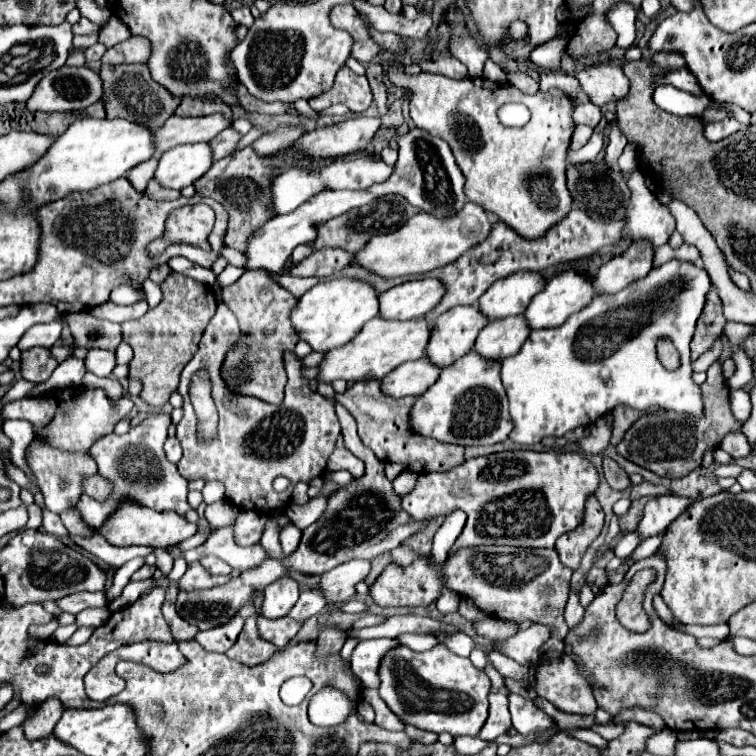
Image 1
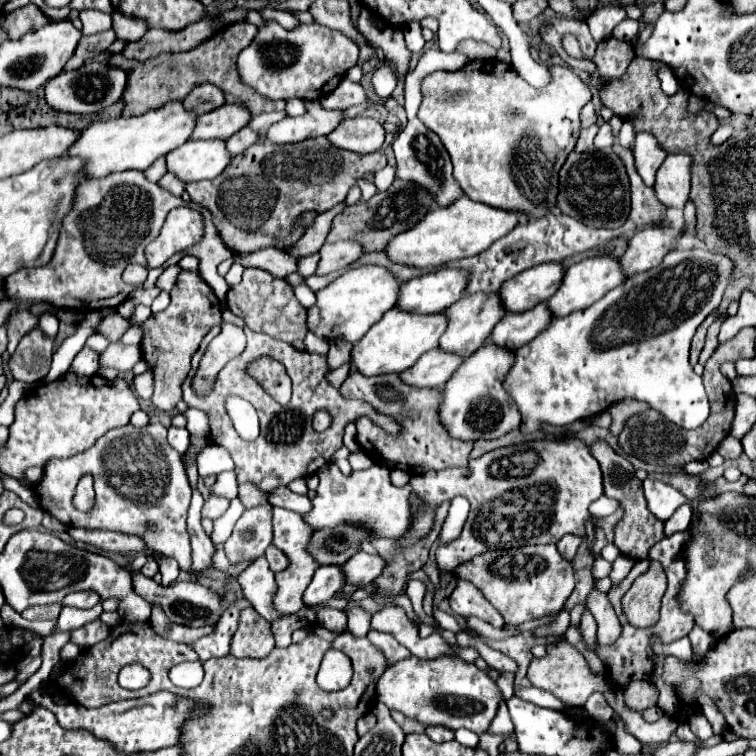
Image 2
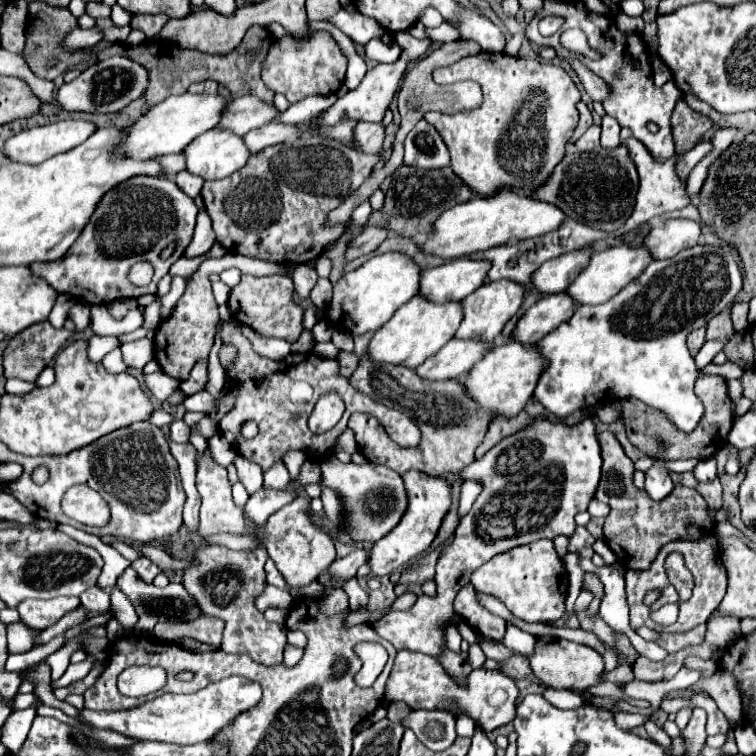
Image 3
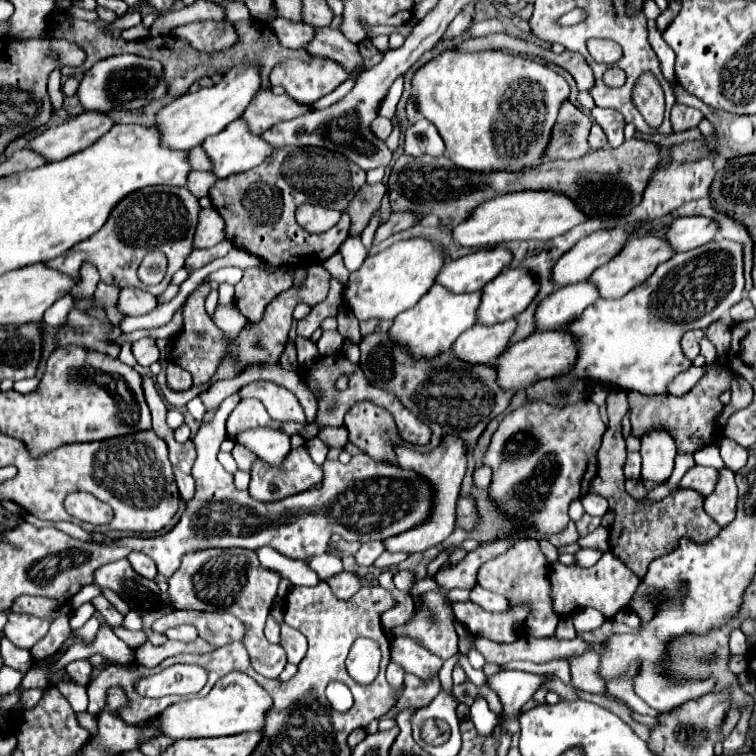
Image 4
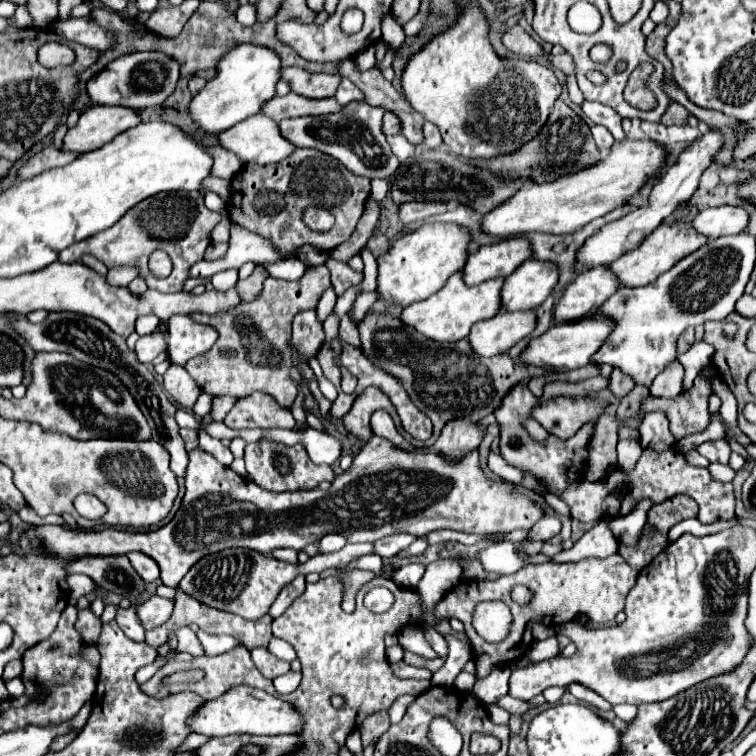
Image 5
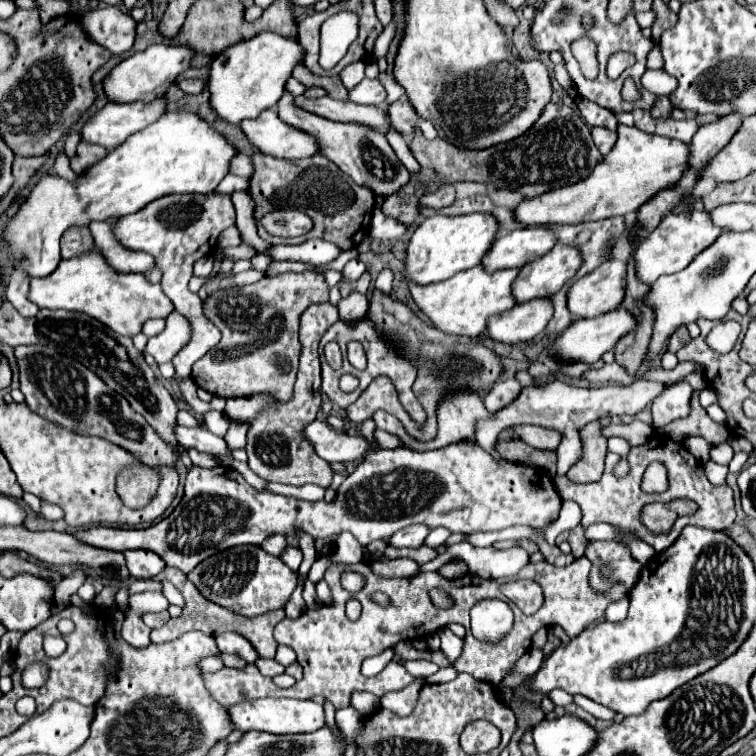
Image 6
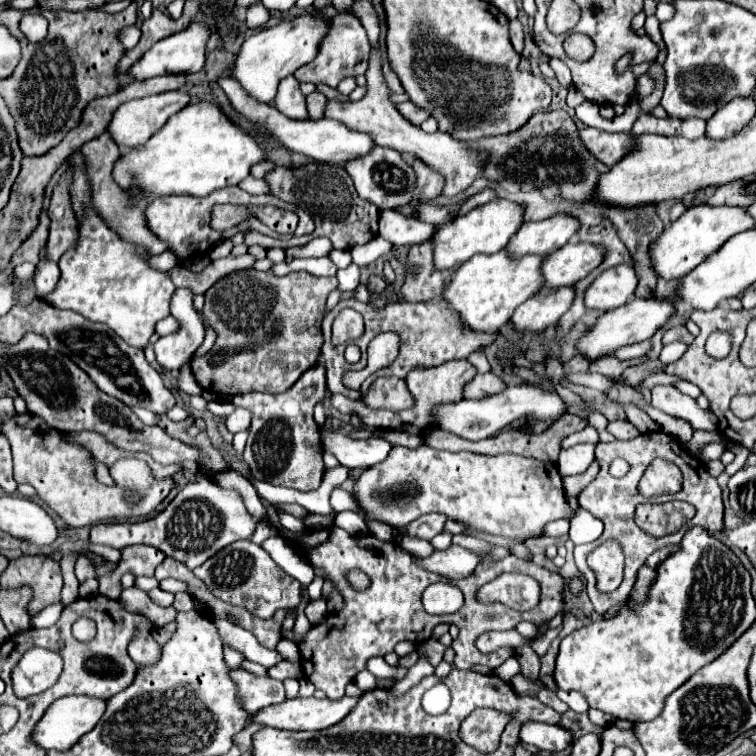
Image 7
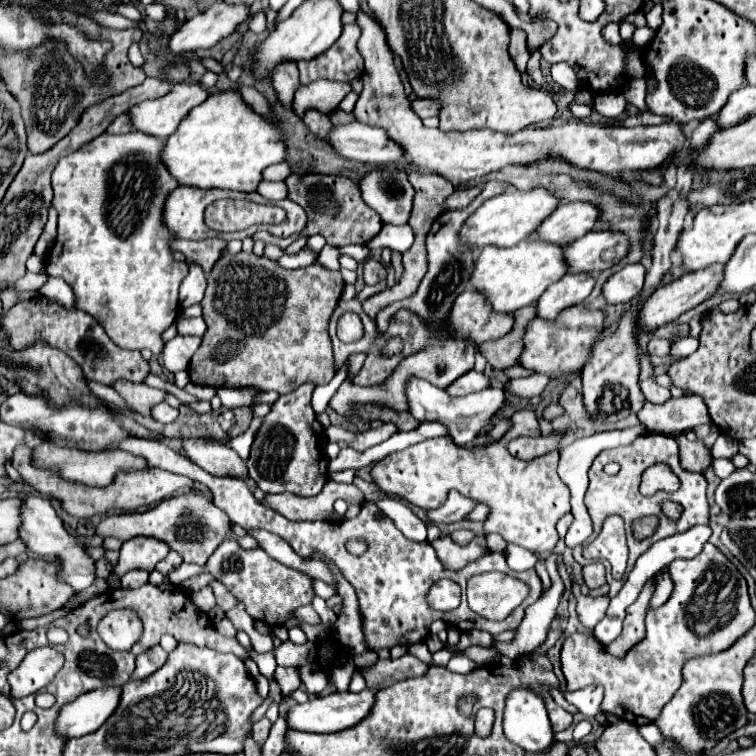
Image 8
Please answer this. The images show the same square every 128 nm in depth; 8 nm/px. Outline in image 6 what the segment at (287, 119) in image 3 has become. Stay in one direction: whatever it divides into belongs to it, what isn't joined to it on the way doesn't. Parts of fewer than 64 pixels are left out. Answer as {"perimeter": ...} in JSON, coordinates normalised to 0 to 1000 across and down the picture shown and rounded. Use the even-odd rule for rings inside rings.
{"perimeter":[[[481,103],[466,122],[463,122],[463,132],[474,135],[474,138],[505,138],[511,140],[511,119],[503,111],[503,106],[487,106]]]}

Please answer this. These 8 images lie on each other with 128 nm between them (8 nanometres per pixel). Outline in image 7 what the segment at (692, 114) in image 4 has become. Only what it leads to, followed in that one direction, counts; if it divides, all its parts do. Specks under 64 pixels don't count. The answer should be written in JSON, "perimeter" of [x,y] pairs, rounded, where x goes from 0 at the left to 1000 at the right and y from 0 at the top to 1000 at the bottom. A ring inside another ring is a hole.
{"perimeter":[[[873,103],[873,106],[868,108],[868,114],[865,114],[862,124],[857,124],[854,130],[849,130],[849,132],[847,132],[849,146],[852,146],[852,148],[860,148],[865,140],[870,140],[870,138],[873,138],[873,127],[876,127],[876,122],[878,122],[878,106]]]}

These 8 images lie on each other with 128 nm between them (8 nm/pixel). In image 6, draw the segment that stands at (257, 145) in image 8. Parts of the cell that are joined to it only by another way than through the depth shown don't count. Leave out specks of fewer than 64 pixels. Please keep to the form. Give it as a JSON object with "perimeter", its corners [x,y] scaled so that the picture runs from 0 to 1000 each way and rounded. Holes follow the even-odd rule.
{"perimeter":[[[243,146],[220,148],[206,164],[198,164],[196,169],[175,177],[164,190],[146,198],[140,209],[135,209],[116,228],[103,233],[101,241],[90,241],[79,233],[58,233],[45,254],[37,259],[37,265],[16,286],[8,307],[3,310],[3,317],[16,325],[16,349],[21,341],[26,341],[29,347],[21,349],[24,354],[37,357],[42,368],[58,368],[69,362],[82,344],[79,315],[87,302],[116,299],[122,291],[143,294],[146,288],[183,280],[201,265],[222,257],[278,257],[304,228],[304,214],[312,204],[315,198],[262,151]]]}

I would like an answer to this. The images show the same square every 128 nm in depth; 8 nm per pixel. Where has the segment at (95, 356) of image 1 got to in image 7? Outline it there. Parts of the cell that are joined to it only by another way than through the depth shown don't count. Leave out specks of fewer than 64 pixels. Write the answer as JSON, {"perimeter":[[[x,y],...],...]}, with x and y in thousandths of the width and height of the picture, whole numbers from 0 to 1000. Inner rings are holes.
{"perimeter":[[[233,381],[225,399],[225,413],[238,426],[238,437],[225,444],[214,444],[204,455],[206,476],[220,489],[238,489],[270,452],[272,439],[267,421],[254,407],[254,397],[254,384]]]}

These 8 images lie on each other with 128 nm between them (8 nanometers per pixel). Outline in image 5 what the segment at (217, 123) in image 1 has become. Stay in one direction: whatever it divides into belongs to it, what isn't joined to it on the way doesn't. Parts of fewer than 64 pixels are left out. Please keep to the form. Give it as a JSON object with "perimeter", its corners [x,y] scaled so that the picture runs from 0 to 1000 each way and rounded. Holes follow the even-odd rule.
{"perimeter":[[[384,122],[381,127],[365,127],[347,143],[352,153],[360,153],[360,159],[370,161],[376,156],[386,153],[429,153],[450,148],[452,140],[444,135],[444,130],[429,130],[429,132],[410,132],[397,124]]]}

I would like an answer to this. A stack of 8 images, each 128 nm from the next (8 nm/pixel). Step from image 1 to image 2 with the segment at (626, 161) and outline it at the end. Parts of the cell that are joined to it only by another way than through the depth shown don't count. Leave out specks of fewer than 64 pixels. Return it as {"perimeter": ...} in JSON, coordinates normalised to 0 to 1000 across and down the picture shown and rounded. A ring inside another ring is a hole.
{"perimeter":[[[825,161],[823,169],[820,169],[820,177],[817,177],[817,188],[828,196],[836,196],[836,185],[839,185],[839,164],[836,161]]]}

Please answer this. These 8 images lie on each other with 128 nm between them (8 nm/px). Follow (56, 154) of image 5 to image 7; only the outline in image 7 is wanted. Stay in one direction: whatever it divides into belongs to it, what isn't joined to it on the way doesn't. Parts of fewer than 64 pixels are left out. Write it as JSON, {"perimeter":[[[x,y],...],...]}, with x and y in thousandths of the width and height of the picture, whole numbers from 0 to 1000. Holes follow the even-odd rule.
{"perimeter":[[[138,175],[135,180],[119,185],[114,193],[108,193],[108,204],[114,209],[114,228],[116,228],[116,238],[122,246],[122,262],[124,262],[124,275],[132,280],[132,286],[138,288],[138,294],[156,307],[159,315],[164,315],[167,320],[177,320],[177,323],[188,323],[193,331],[198,331],[201,336],[212,336],[222,328],[220,320],[212,320],[204,310],[198,310],[196,294],[190,288],[190,278],[185,278],[164,254],[159,254],[156,243],[148,238],[148,220],[159,206],[156,190],[151,185],[146,185],[146,177]]]}

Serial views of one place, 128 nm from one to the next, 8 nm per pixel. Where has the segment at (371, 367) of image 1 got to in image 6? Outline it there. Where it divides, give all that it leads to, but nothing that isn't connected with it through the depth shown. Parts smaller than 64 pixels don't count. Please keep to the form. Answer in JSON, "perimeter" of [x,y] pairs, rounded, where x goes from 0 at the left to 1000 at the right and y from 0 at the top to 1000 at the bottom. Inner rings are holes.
{"perimeter":[[[638,349],[611,357],[598,368],[577,376],[542,376],[542,386],[556,410],[574,426],[574,431],[590,442],[606,444],[635,444],[646,431],[646,421],[675,410],[683,397],[677,392],[677,373],[688,362],[688,354],[643,360]]]}

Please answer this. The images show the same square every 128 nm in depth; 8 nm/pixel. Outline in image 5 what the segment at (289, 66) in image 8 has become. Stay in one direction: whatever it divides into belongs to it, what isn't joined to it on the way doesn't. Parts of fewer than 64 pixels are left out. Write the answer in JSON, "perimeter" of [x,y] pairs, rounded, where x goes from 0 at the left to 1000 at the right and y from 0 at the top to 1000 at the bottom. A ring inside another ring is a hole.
{"perimeter":[[[466,135],[455,140],[455,148],[439,153],[399,153],[399,156],[378,156],[370,161],[370,175],[389,185],[394,196],[418,196],[439,209],[444,209],[455,222],[460,222],[471,233],[495,235],[516,235],[526,225],[526,209],[519,204],[516,190],[505,175],[505,153],[508,143],[495,143],[484,135]]]}

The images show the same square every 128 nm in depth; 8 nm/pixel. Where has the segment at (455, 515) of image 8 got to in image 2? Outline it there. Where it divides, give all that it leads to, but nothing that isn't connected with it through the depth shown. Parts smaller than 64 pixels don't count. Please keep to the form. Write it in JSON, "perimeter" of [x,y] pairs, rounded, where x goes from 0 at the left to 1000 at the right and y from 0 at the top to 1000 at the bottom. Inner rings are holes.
{"perimeter":[[[434,746],[434,749],[423,749],[410,770],[410,775],[402,783],[402,796],[415,802],[421,796],[431,796],[437,791],[442,791],[444,783],[452,780],[458,770],[458,762],[452,757],[450,746]]]}

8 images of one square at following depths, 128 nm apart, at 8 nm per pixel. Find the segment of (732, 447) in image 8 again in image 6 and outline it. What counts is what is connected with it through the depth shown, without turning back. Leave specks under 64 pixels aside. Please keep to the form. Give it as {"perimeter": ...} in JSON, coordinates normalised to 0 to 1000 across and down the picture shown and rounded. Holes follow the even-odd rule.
{"perimeter":[[[910,577],[910,579],[905,582],[905,587],[907,587],[907,593],[910,593],[926,611],[937,611],[937,608],[939,608],[939,593],[942,593],[942,587],[937,587],[929,577]]]}

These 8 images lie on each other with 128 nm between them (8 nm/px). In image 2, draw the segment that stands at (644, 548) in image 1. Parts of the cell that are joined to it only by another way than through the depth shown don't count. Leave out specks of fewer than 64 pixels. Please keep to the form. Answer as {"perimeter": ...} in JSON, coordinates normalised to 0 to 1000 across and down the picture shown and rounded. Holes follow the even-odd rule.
{"perimeter":[[[910,665],[898,669],[886,684],[886,688],[881,688],[881,709],[886,709],[889,704],[910,700],[914,687],[915,668]],[[817,735],[815,741],[812,741],[812,746],[810,746],[810,757],[807,757],[807,767],[810,767],[810,775],[815,775],[815,772],[820,772],[828,762],[831,762],[831,757],[833,757],[833,751],[839,749],[839,743],[836,743],[836,738],[831,738],[831,735]]]}

